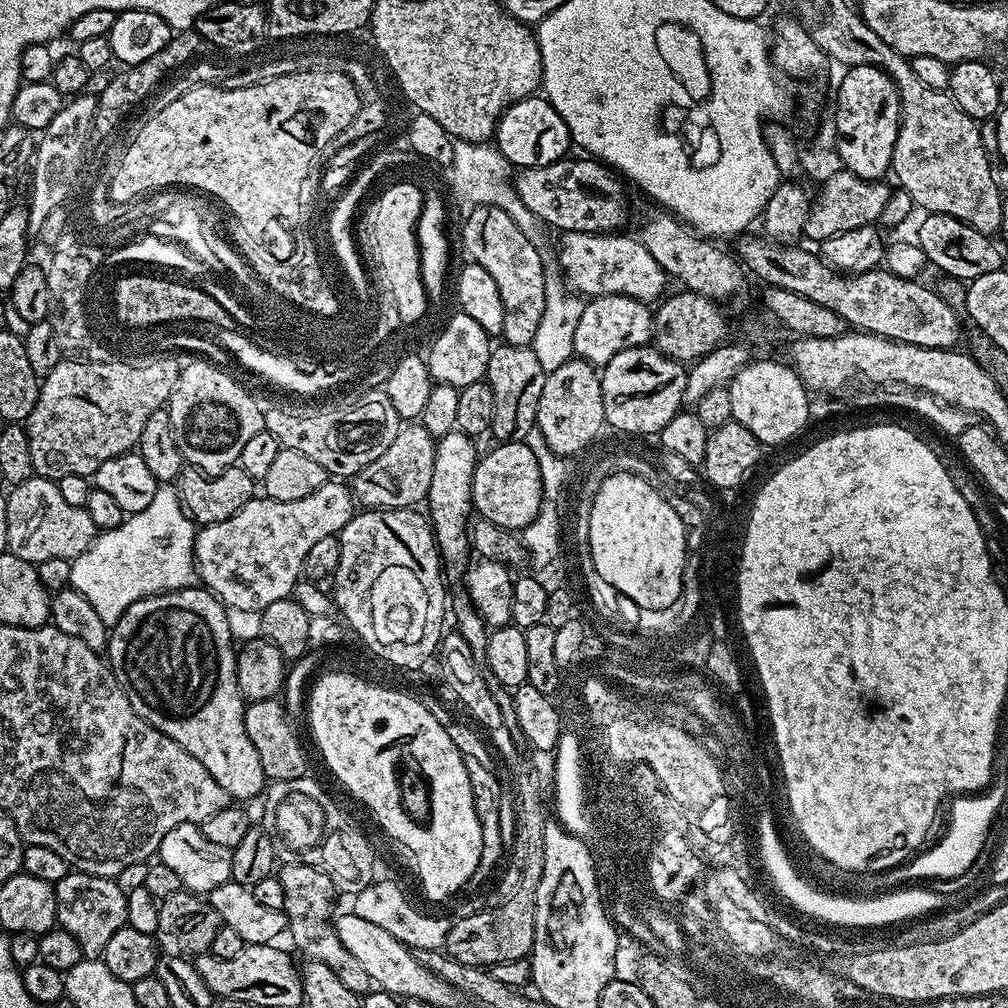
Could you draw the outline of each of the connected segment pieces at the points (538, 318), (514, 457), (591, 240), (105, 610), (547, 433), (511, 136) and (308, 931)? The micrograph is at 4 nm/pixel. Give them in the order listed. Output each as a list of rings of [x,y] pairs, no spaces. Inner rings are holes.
[[[477,204],[471,211],[464,220],[467,259],[482,266],[482,270],[486,270],[486,274],[498,282],[498,294],[502,294],[504,311],[500,331],[503,343],[514,347],[529,347],[538,330],[538,322],[542,322],[546,306],[546,263],[536,249],[537,241],[526,238],[526,234],[518,230],[518,222],[514,222],[506,210],[498,210],[498,206]]]
[[[500,442],[481,455],[476,461],[474,478],[472,479],[472,506],[483,519],[494,522],[499,528],[522,530],[540,513],[546,497],[542,486],[542,474],[538,466],[538,458],[534,458],[534,450],[522,442]]]
[[[565,232],[559,237],[560,261],[558,261],[558,267],[571,291],[584,298],[595,298],[597,296],[629,296],[635,300],[643,300],[645,302],[652,302],[652,299],[654,299],[655,296],[661,295],[660,297],[663,297],[665,295],[664,281],[666,281],[666,275],[662,266],[654,260],[653,255],[646,250],[646,246],[644,246],[639,239],[633,238],[633,240],[631,240],[630,237],[624,235],[625,234],[605,234],[602,232]]]
[[[157,487],[154,502],[146,510],[131,513],[116,528],[101,531],[90,547],[72,561],[70,586],[94,606],[104,624],[114,625],[134,602],[179,588],[191,588],[197,583],[194,558],[197,531],[175,487]]]
[[[573,358],[562,362],[558,370],[547,373],[542,394],[536,406],[534,427],[542,430],[546,446],[557,456],[571,458],[580,452],[600,431],[605,431],[602,386],[597,365],[587,360]]]
[[[540,94],[514,102],[500,115],[494,144],[517,169],[550,166],[565,159],[569,155],[568,148],[573,147],[572,135],[566,122],[562,122],[562,114],[558,114],[558,110],[554,110],[554,106]]]
[[[284,864],[279,869],[278,875],[284,891],[283,912],[288,916],[287,931],[292,932],[292,940],[296,948],[301,952],[301,957],[322,962],[330,970],[334,970],[335,976],[350,990],[364,994],[373,987],[370,974],[358,963],[358,958],[342,946],[333,924],[334,911],[332,912],[331,896],[334,896],[332,879],[322,870],[305,864]]]

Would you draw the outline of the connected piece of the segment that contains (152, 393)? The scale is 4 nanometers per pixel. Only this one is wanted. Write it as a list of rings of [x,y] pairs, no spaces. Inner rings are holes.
[[[160,354],[142,358],[142,362],[137,363],[119,358],[102,361],[61,358],[58,366],[43,377],[38,402],[34,402],[34,410],[30,410],[26,421],[30,458],[34,461],[33,473],[55,481],[66,475],[92,478],[102,462],[110,462],[110,458],[133,451],[139,445],[142,426],[146,426],[150,414],[167,405],[180,377],[181,367],[181,361]]]

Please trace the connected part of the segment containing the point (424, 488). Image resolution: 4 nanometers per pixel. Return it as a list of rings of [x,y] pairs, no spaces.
[[[419,422],[401,423],[394,442],[370,466],[351,477],[350,487],[357,505],[370,508],[416,508],[428,499],[430,478],[434,478],[436,440]]]

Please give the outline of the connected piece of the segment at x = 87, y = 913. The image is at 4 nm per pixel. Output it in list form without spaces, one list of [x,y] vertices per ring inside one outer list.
[[[70,870],[66,878],[56,885],[56,923],[59,928],[66,930],[82,946],[85,958],[103,957],[110,938],[118,934],[118,930],[128,923],[126,918],[126,892],[116,885],[115,879],[106,876],[95,876]]]

